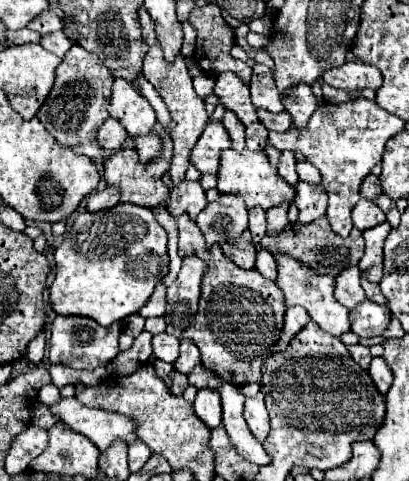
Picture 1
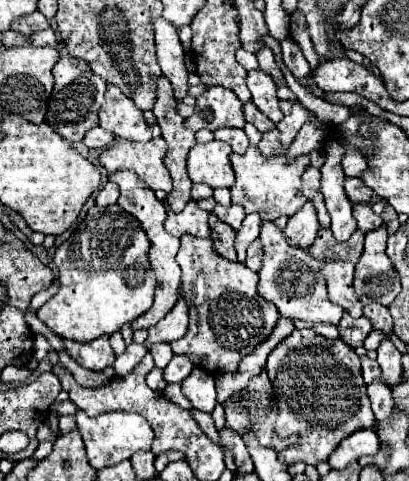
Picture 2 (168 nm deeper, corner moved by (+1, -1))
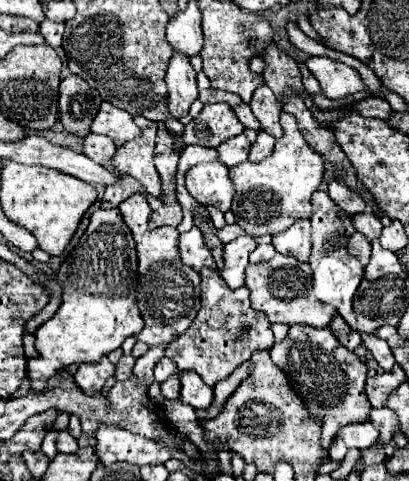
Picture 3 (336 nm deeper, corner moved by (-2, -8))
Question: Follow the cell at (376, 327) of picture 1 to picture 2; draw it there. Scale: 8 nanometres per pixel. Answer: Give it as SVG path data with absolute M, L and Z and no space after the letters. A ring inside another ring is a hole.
M344 313L336 327L338 327L340 339L342 339L344 343L348 343L352 349L360 347L360 345L364 343L364 339L368 337L368 333L372 331L372 323L370 323L366 317L352 319L350 313Z

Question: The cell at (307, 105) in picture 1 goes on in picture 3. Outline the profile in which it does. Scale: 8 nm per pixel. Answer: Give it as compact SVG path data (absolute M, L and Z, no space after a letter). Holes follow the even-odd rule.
M281 114L281 126L285 134L277 138L273 154L263 162L243 162L233 168L229 168L229 176L237 188L237 194L233 198L231 210L237 216L237 224L251 236L263 236L263 234L279 234L285 232L295 220L309 218L311 216L311 192L323 184L323 170L325 162L323 156L317 154L305 140L303 134L297 128L297 120L291 114Z

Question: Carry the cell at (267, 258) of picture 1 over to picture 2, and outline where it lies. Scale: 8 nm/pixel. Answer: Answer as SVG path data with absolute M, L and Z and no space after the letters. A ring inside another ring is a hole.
M256 239L250 247L248 247L248 257L246 257L246 263L244 263L248 269L256 271L262 267L262 243L260 239Z

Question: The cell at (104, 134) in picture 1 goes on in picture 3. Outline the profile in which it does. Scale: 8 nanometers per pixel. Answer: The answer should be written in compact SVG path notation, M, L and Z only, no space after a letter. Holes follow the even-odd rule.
M89 134L83 140L83 152L85 152L85 156L89 156L97 164L105 164L107 160L111 160L115 150L117 150L117 146L107 136Z

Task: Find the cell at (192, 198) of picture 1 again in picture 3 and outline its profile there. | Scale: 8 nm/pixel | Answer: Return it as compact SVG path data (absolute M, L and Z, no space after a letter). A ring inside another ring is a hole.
M193 226L189 232L179 234L179 256L185 264L189 264L195 272L201 268L215 268L215 260L209 252L209 248L203 242L203 234L197 226Z

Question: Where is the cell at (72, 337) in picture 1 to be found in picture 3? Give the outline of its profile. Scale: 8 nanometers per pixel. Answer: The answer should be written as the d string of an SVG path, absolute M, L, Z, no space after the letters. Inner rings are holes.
M103 356L101 362L81 364L77 374L75 374L75 382L83 392L93 394L93 392L99 392L105 386L107 378L113 376L113 372L115 372L115 366L109 362L107 356Z

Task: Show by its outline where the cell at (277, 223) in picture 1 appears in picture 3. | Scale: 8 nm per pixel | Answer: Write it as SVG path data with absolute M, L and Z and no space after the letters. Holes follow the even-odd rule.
M275 254L269 262L247 266L245 286L251 290L251 306L255 310L265 312L271 322L327 328L337 312L335 308L311 298L311 284L313 284L313 278L311 278L309 264L303 264L293 256Z

